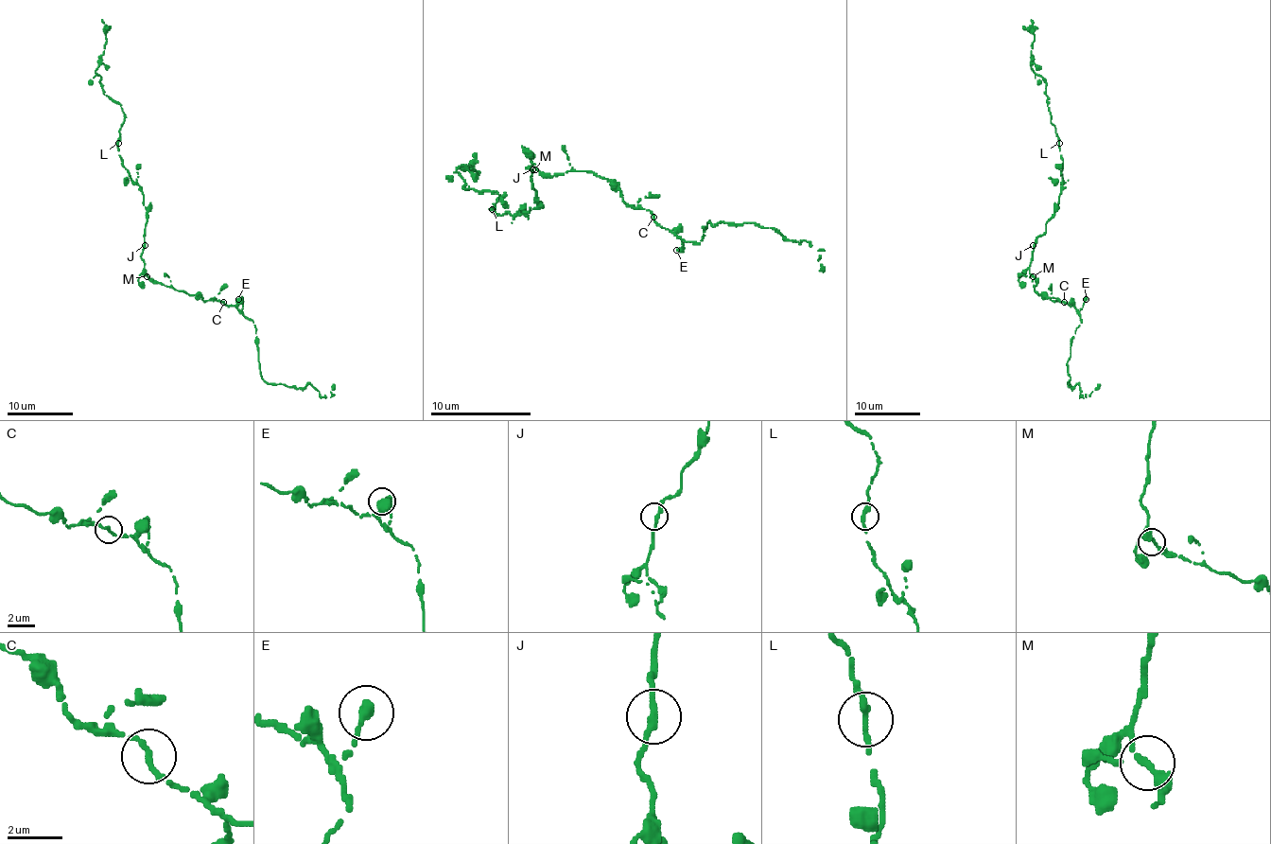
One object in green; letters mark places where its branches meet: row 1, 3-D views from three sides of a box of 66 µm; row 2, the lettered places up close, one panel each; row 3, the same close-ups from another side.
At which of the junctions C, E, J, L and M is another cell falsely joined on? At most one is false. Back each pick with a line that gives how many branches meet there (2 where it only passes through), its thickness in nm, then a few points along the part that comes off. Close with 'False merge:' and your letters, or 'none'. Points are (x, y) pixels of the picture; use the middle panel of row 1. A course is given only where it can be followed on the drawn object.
False merge: none

